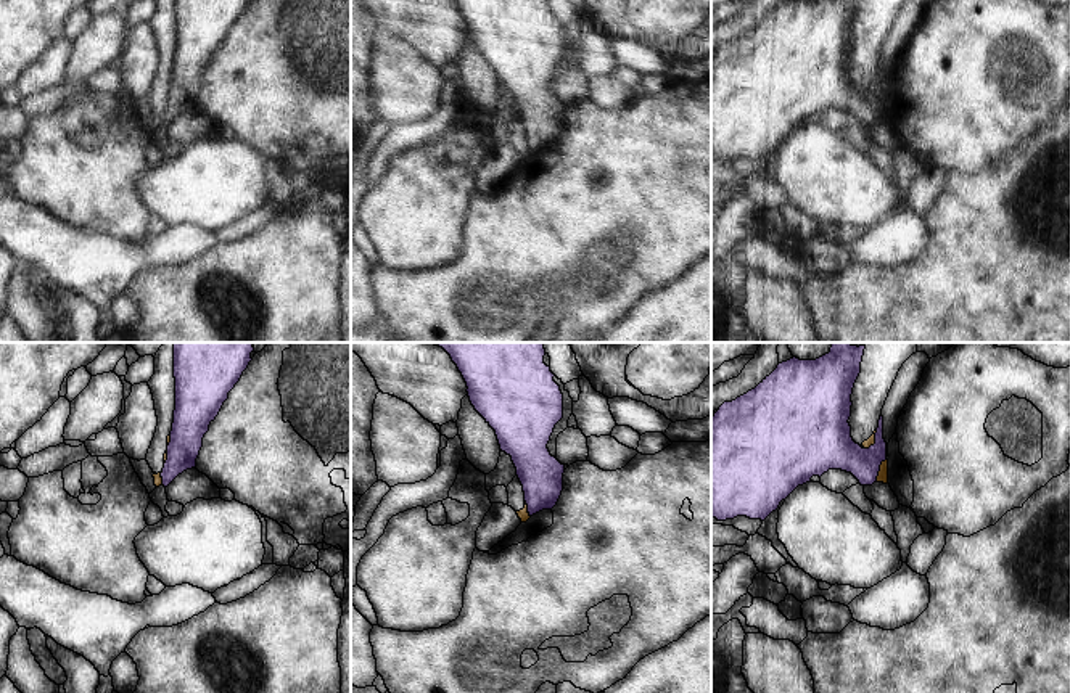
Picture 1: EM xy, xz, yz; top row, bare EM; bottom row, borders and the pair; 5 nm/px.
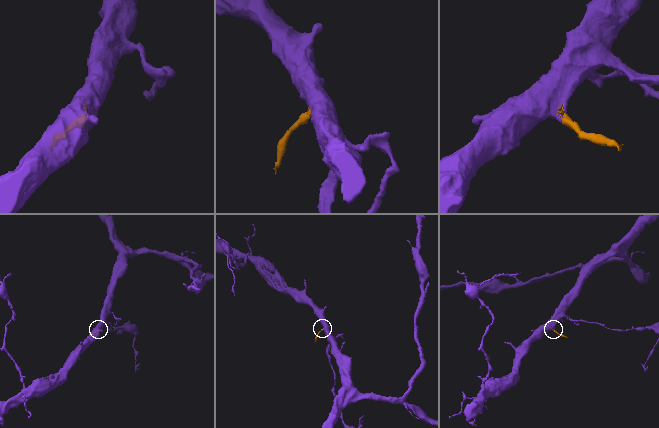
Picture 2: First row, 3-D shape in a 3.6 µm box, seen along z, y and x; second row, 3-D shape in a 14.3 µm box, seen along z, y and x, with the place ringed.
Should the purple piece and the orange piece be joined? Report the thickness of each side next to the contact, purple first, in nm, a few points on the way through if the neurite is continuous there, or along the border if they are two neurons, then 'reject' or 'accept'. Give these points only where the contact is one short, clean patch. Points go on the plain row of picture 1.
calibres 200 and 50 nm; border yz (885, 98), (876, 121); reject

